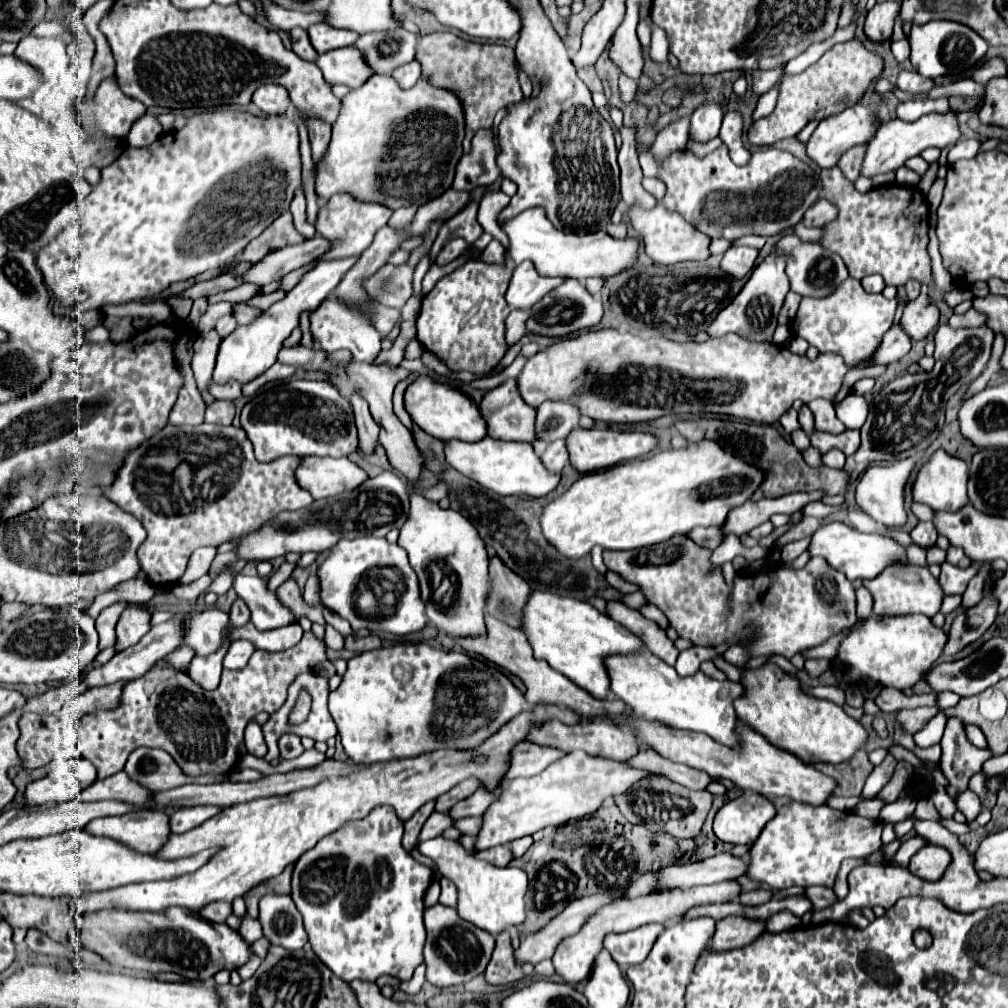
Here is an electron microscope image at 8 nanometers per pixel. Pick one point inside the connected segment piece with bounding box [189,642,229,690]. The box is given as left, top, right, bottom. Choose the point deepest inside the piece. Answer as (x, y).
(205, 670)

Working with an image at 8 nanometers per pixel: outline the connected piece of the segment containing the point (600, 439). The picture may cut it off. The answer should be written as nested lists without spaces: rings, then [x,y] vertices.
[[[575,428],[567,436],[565,446],[567,446],[567,452],[569,452],[571,466],[575,470],[579,470],[581,474],[587,474],[587,472],[595,472],[595,470],[615,466],[619,462],[641,458],[657,446],[657,440],[651,434],[643,434],[643,432],[619,432],[619,430],[609,430],[609,428],[605,428],[605,430],[601,430],[601,428],[591,428],[591,430]]]

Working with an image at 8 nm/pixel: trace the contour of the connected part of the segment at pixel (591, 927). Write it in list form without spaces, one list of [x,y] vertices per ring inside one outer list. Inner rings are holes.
[[[721,882],[705,888],[689,888],[689,890],[671,890],[671,892],[659,892],[659,894],[649,894],[649,896],[639,896],[639,898],[629,898],[629,900],[615,900],[603,908],[599,908],[589,920],[581,926],[581,930],[573,936],[567,936],[561,940],[561,944],[555,950],[553,956],[553,966],[555,974],[559,974],[567,984],[577,984],[589,978],[589,972],[593,968],[593,960],[597,952],[603,948],[603,938],[611,932],[627,932],[635,930],[643,924],[659,922],[659,924],[673,924],[677,918],[681,918],[689,908],[699,906],[699,904],[719,904],[719,902],[729,902],[737,900],[741,888],[737,882]]]

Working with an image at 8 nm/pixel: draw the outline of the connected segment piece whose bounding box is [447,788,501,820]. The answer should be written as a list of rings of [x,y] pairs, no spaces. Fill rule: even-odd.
[[[479,788],[473,796],[469,796],[469,800],[463,800],[463,802],[457,802],[447,814],[453,818],[453,820],[459,820],[459,818],[465,818],[465,816],[481,816],[489,804],[493,804],[493,800],[501,794],[501,790],[495,790],[495,792],[485,792],[483,788]]]

